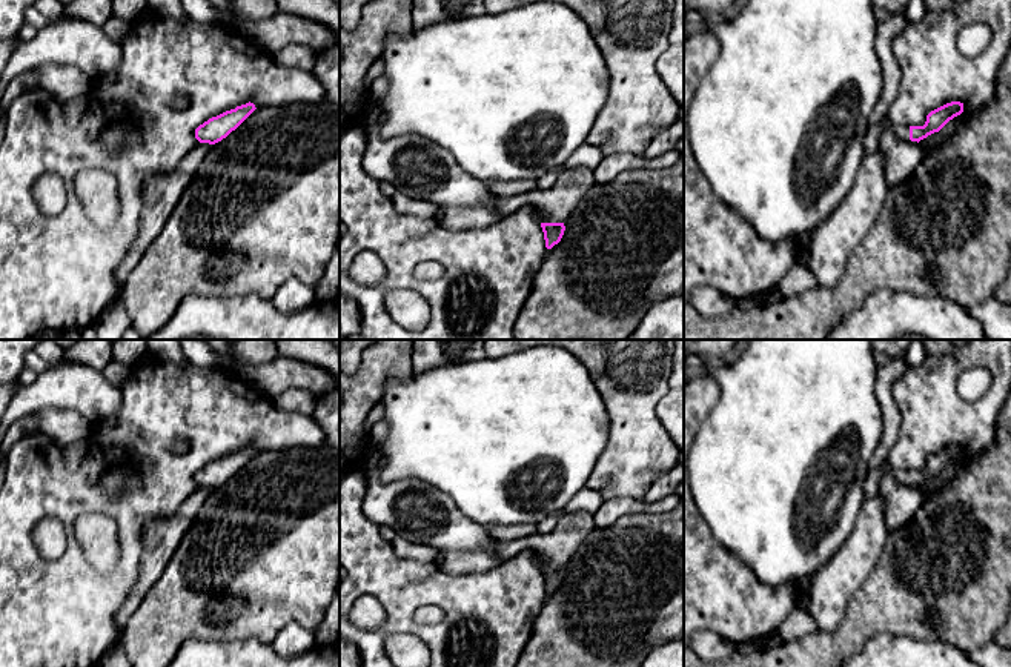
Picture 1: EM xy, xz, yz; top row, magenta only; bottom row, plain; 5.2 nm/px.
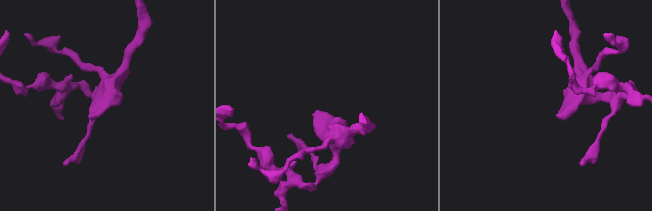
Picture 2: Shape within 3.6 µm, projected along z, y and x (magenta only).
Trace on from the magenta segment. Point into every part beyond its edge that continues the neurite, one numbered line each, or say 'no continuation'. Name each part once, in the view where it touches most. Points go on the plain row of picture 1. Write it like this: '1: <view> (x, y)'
1: yz (902, 475)

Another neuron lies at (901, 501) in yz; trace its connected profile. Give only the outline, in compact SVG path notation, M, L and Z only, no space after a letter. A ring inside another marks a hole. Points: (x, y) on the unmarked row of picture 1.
M888 466L879 476L879 498L885 503L885 521L890 530L905 526L923 503L922 490L917 486L900 484Z

